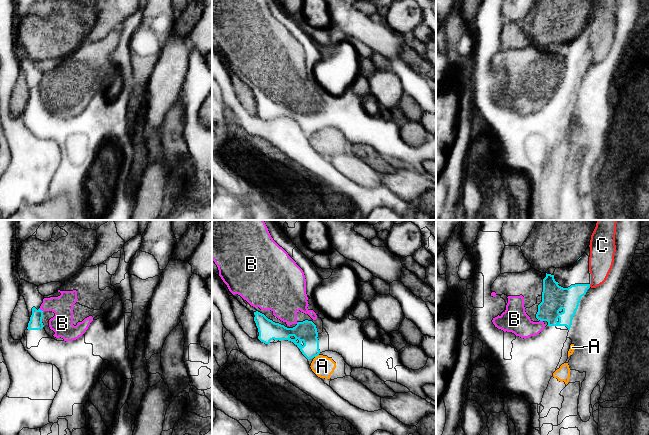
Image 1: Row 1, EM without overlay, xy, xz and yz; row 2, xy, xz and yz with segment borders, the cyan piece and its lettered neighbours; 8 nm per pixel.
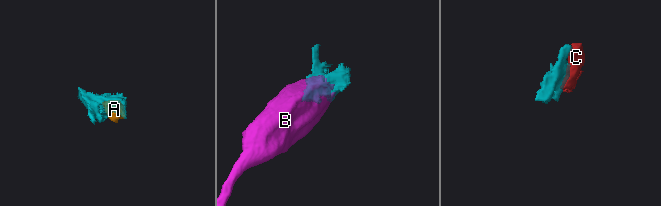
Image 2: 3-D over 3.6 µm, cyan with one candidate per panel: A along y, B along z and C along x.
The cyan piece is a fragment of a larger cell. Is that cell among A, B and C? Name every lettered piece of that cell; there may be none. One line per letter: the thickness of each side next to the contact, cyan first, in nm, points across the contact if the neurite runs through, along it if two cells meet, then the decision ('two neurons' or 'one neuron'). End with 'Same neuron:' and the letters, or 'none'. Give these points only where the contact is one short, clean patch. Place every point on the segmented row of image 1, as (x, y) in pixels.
A: 170/170 nm | along xz (318, 354), (315, 357) | two neurons
B: 110/180 nm | one neuron
C: 190/200 nm | along yz (589, 271), (590, 286) | two neurons
Same neuron: B

